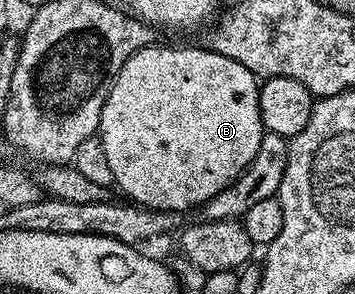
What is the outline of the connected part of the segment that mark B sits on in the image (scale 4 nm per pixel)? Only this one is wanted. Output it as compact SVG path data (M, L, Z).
M160 43L146 45L145 48L135 51L123 63L119 75L109 88L107 99L103 103L101 112L101 128L99 136L103 143L103 151L107 155L107 164L111 166L113 185L126 193L130 202L144 206L151 210L193 209L204 206L219 191L226 189L235 178L255 159L255 151L259 151L259 143L263 126L259 115L259 79L243 63L235 59L227 59L227 55L219 55L208 47L202 49L164 49Z

